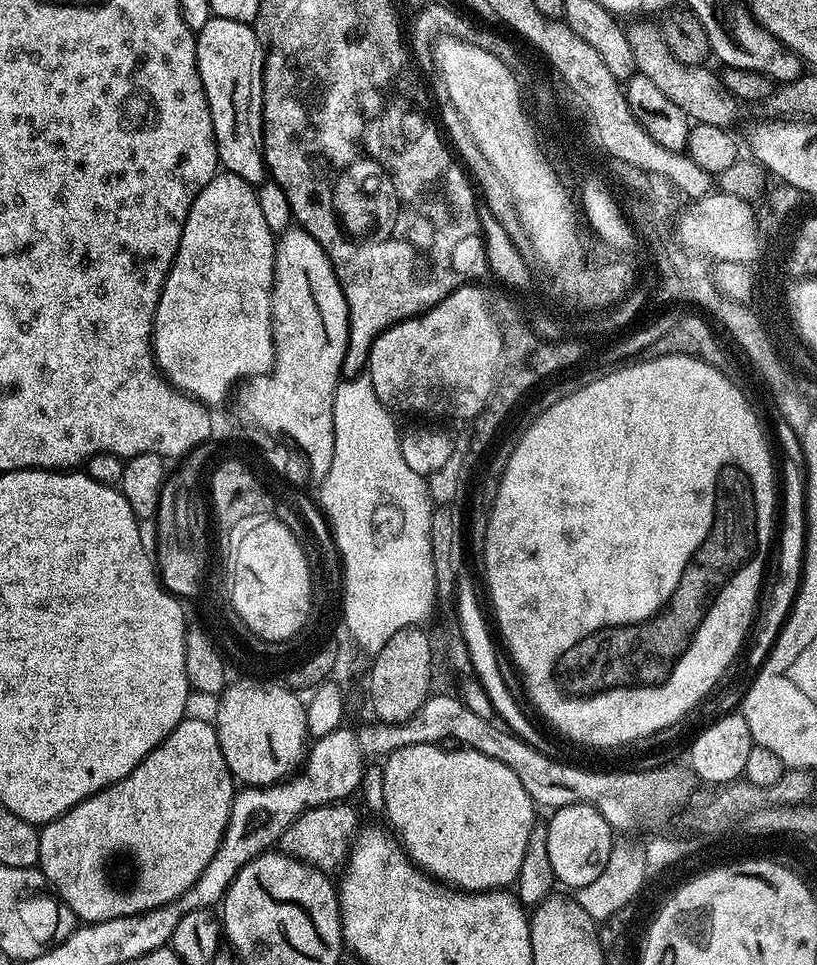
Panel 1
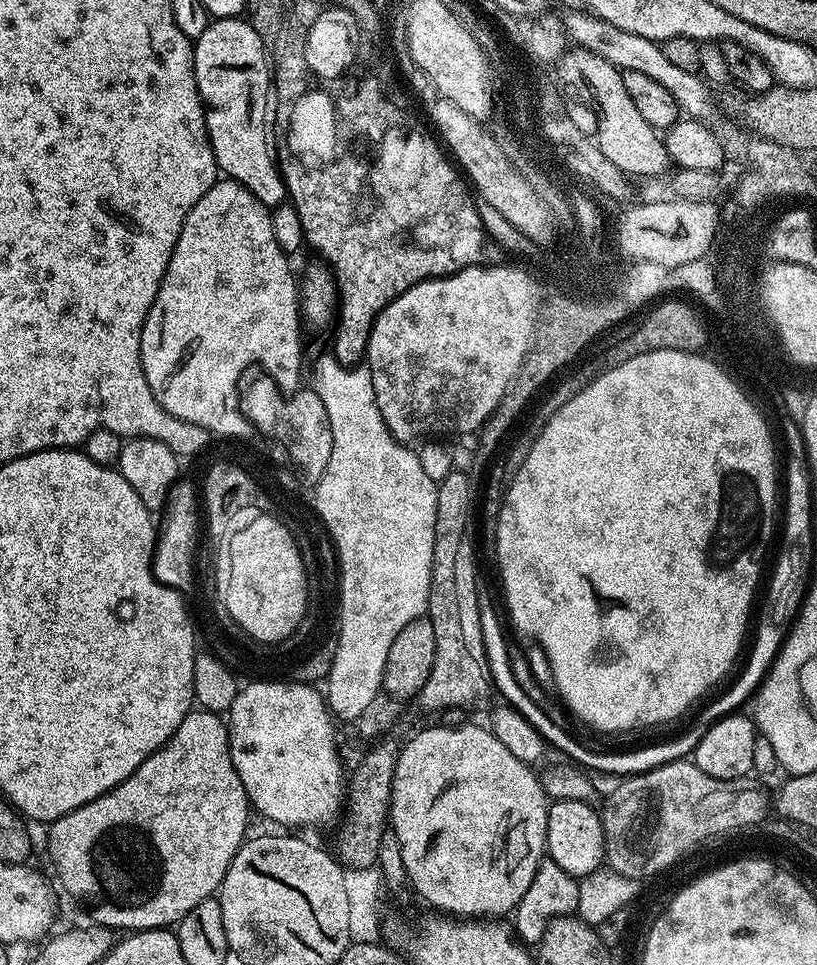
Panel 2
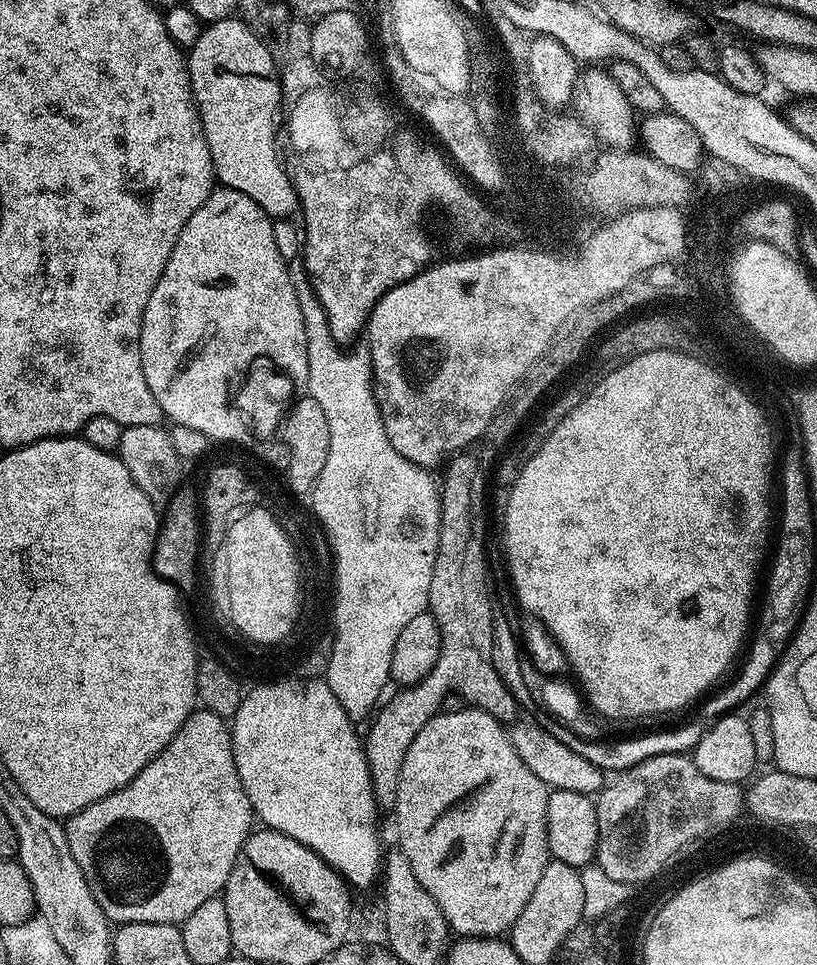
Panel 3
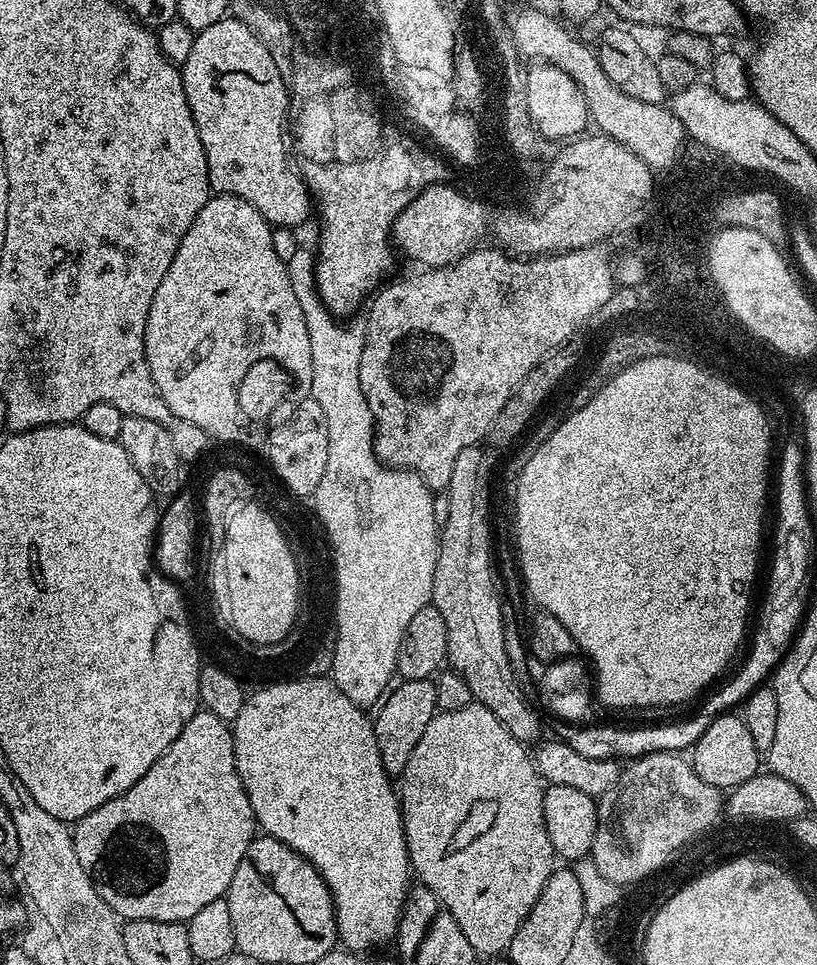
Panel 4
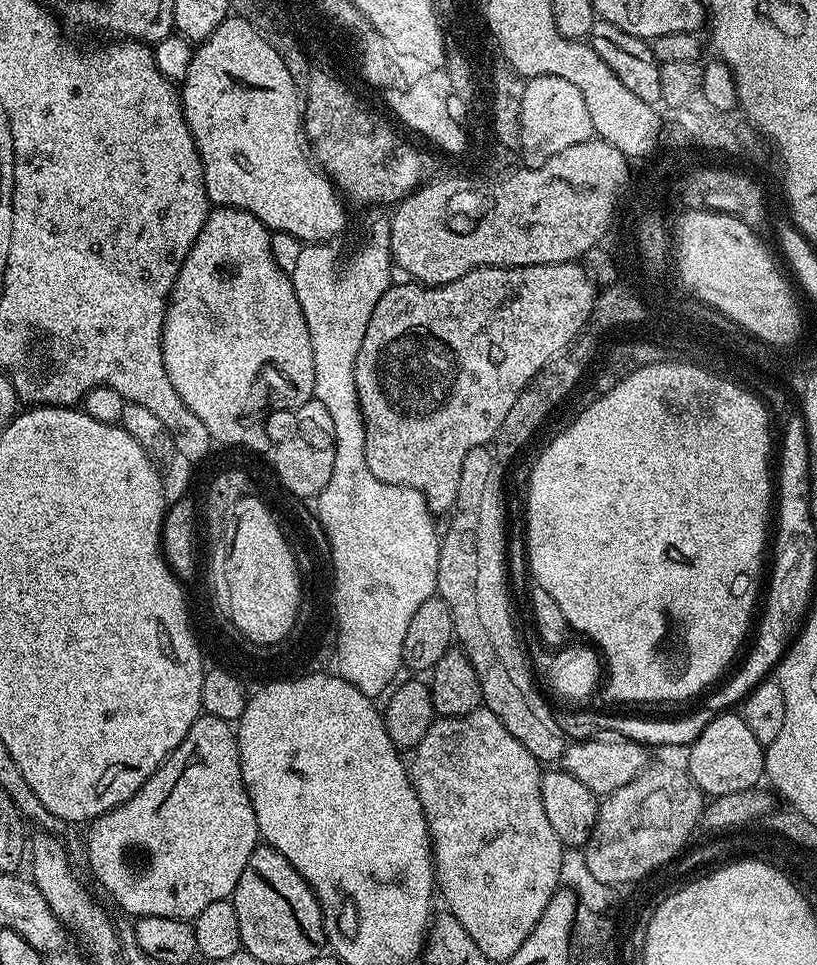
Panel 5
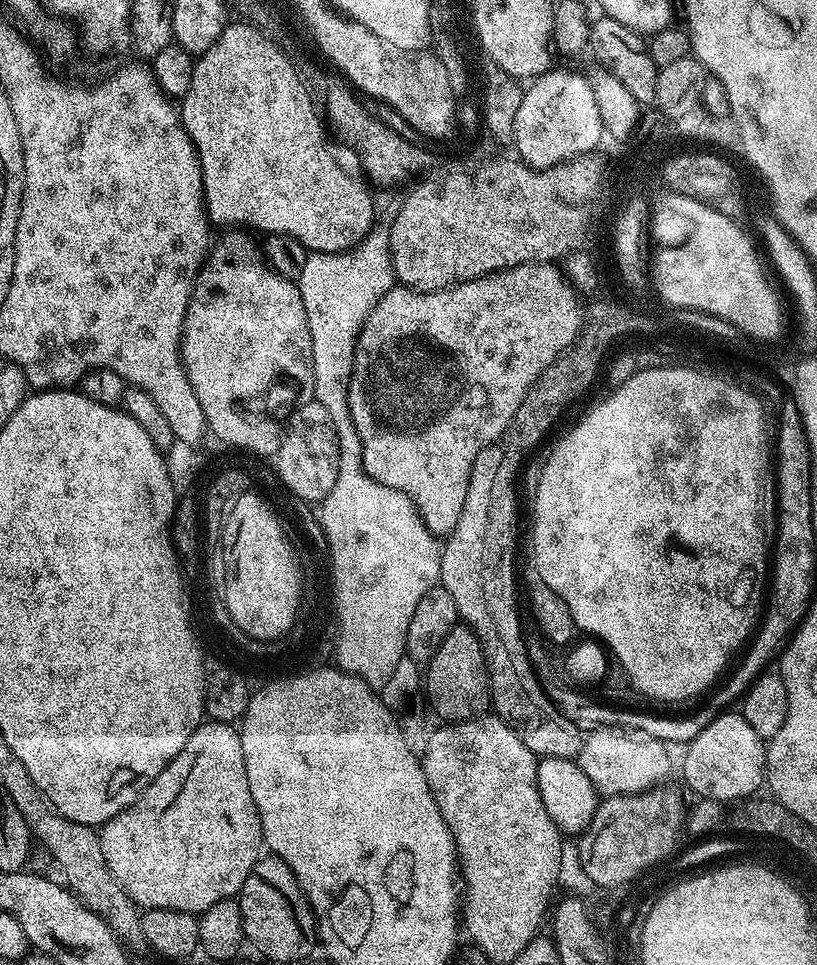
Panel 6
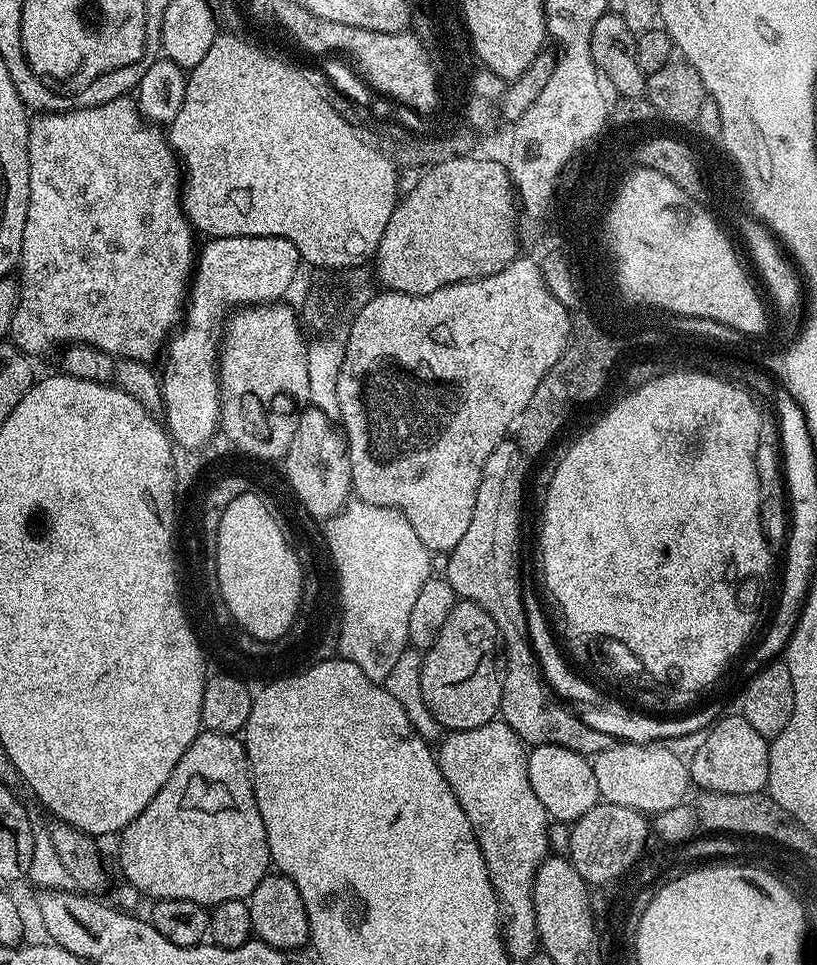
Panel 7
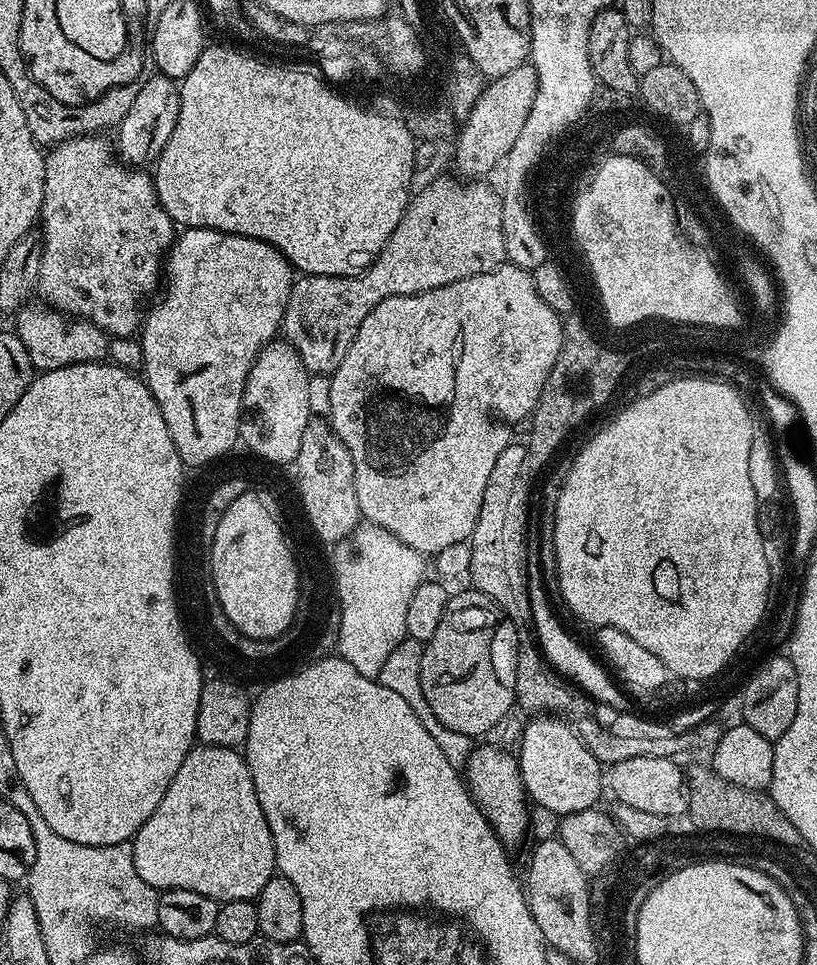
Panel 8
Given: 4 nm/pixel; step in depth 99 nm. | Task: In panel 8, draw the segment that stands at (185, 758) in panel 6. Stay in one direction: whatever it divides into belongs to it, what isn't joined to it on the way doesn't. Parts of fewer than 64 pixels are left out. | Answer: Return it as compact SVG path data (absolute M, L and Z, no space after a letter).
M209 744L192 747L186 754L182 766L178 766L178 774L174 774L166 794L162 794L162 802L158 802L158 806L154 806L154 814L150 814L150 818L146 818L146 822L142 822L142 826L132 837L130 843L132 845L134 868L141 875L142 882L146 882L150 887L157 890L167 890L169 888L194 890L194 894L202 894L206 898L217 902L226 900L255 901L256 897L260 895L262 886L266 886L266 882L270 882L270 878L276 872L274 838L270 834L266 814L262 814L262 806L258 806L258 794L254 790L254 782L248 769L248 762L236 748L215 748Z

